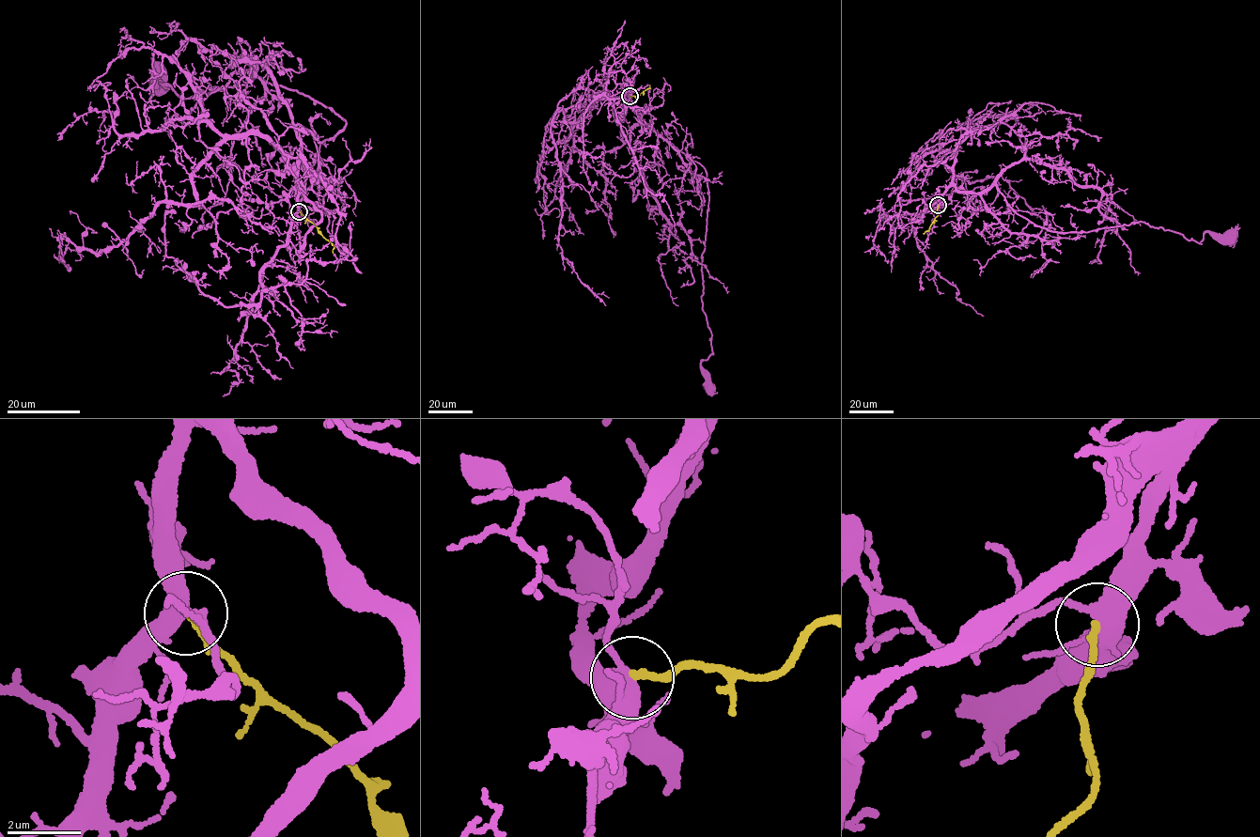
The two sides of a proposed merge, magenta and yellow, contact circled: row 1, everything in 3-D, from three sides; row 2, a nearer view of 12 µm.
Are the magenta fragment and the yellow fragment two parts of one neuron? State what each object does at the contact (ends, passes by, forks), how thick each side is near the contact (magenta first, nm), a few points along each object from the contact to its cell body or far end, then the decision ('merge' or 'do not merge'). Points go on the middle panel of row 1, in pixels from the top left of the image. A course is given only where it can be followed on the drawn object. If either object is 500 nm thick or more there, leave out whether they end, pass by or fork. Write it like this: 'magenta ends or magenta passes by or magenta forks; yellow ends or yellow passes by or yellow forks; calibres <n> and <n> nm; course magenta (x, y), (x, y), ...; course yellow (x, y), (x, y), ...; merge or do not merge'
magenta forks; yellow ends; calibres 400 and 190 nm; course magenta (630, 96), (623, 99), (639, 123), (707, 172), (702, 298), (712, 349), (701, 366), (709, 388); course yellow (630, 96), (638, 96), (649, 85); merge

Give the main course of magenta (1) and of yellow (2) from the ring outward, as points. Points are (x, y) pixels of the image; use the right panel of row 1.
1: (938, 205), (951, 186), (996, 184), (1018, 213), (1062, 233), (1141, 221), (1200, 243), (1209, 231), (1228, 240)
2: (938, 206), (937, 215), (928, 230), (923, 233)

